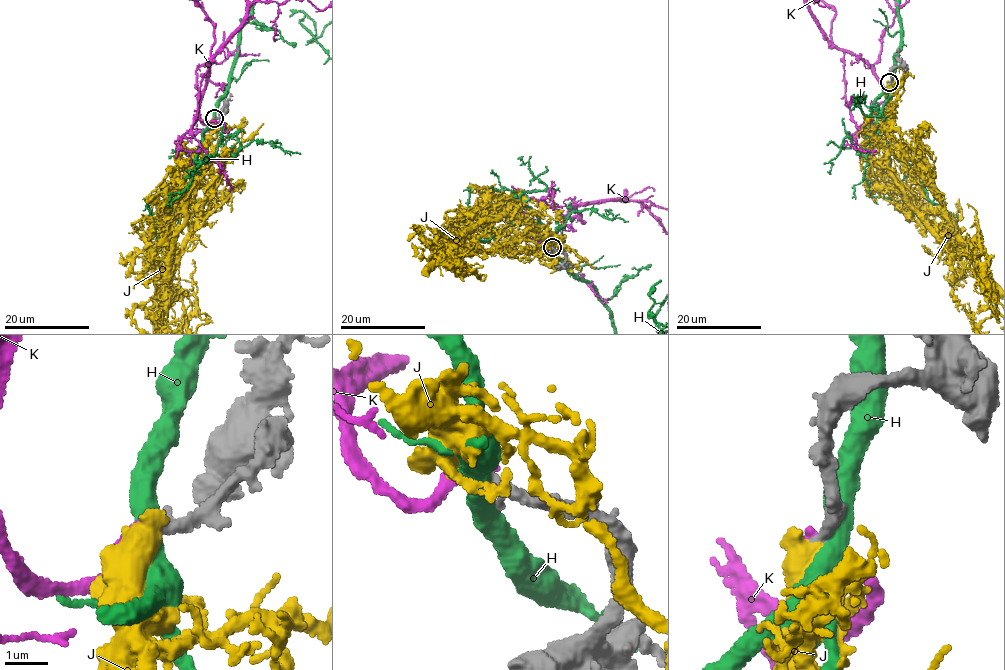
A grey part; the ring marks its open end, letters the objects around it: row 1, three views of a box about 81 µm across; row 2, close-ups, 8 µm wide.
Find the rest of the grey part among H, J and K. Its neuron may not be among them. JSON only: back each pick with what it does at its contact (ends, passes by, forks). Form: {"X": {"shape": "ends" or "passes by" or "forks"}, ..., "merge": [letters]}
{"J": {"shape": "ends"}, "merge": ["J"]}

